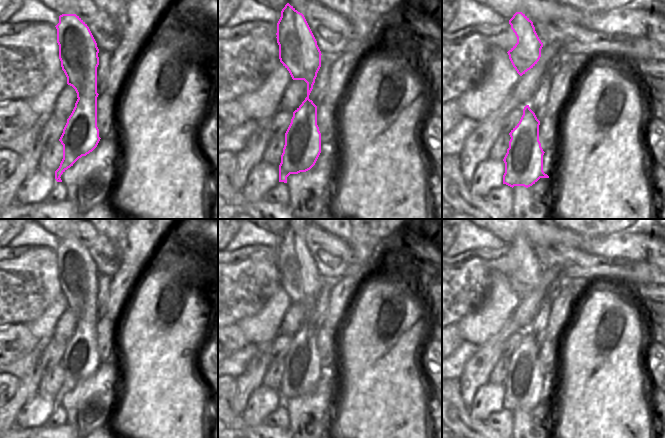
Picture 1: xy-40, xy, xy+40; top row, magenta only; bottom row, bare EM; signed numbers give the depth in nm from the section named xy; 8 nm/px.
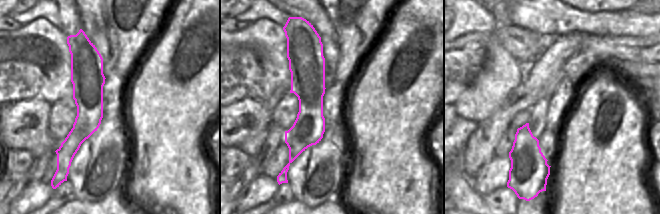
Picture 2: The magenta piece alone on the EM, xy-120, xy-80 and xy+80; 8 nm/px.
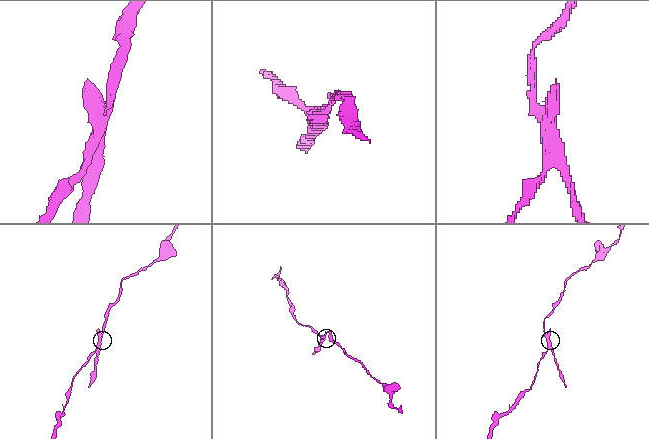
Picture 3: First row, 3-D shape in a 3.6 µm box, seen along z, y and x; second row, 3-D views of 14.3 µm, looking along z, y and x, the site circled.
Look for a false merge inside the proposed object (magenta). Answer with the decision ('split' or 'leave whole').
split

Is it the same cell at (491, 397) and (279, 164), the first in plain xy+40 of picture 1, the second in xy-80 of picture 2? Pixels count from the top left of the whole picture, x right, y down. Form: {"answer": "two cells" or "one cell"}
{"answer": "two cells"}

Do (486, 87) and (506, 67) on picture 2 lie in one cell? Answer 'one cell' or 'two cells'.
one cell

